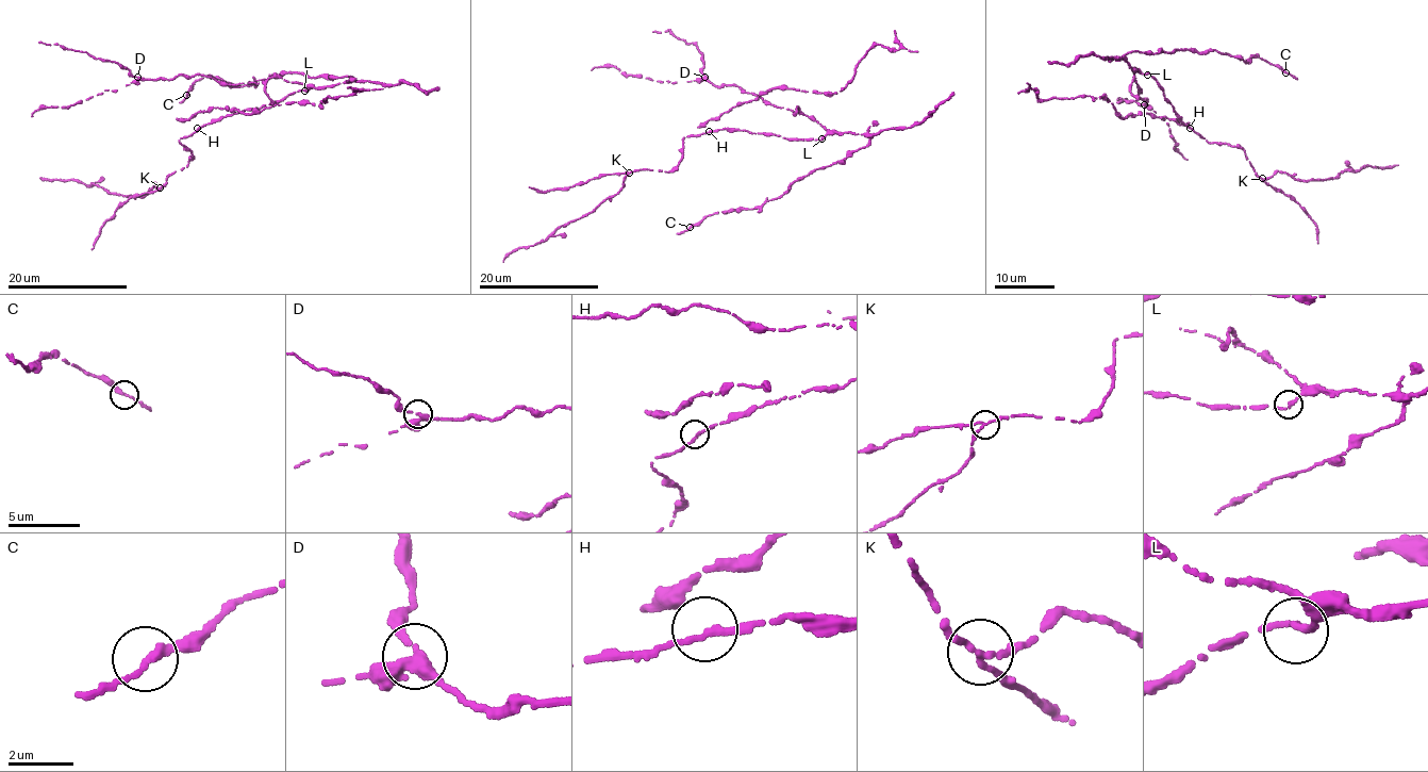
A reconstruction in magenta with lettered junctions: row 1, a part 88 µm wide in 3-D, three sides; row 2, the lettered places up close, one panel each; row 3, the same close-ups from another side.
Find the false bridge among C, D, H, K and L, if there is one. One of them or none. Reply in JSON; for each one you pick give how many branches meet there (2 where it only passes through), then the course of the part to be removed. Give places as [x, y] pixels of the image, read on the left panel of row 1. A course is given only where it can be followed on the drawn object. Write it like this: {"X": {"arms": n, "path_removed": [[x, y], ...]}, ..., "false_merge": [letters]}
{"K": {"arms": 3, "path_removed": [[161, 187], [156, 189], [155, 184], [148, 193], [135, 197], [108, 193], [95, 185], [76, 180], [42, 179]]}, "false_merge": ["K"]}

